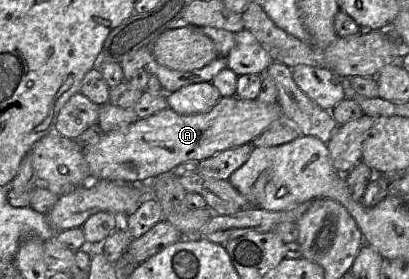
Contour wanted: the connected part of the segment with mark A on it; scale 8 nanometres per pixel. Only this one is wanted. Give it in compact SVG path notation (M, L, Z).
M221 97L209 111L180 115L170 108L139 118L119 130L104 133L100 141L83 148L91 180L134 183L168 173L187 161L200 162L224 150L252 141L283 117L279 104Z

